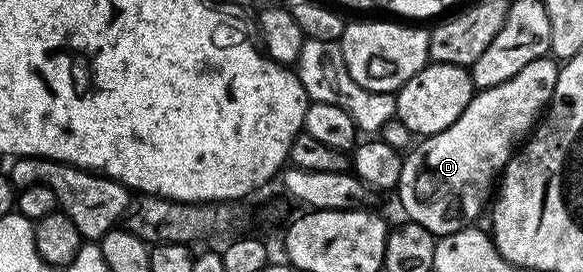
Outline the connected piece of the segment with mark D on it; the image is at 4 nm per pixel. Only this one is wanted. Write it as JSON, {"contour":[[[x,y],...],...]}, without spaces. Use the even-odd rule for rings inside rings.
{"contour":[[[544,57],[537,61],[529,61],[521,73],[509,77],[496,87],[482,88],[478,93],[472,95],[465,113],[449,125],[449,129],[441,129],[441,133],[428,135],[422,140],[423,143],[412,146],[406,152],[399,178],[397,194],[399,203],[408,220],[433,233],[436,237],[457,233],[461,229],[472,226],[475,219],[488,206],[493,195],[493,188],[497,180],[502,176],[504,167],[515,154],[517,148],[530,136],[540,122],[541,116],[546,112],[550,103],[557,77],[559,76],[560,64],[554,58]]]}

